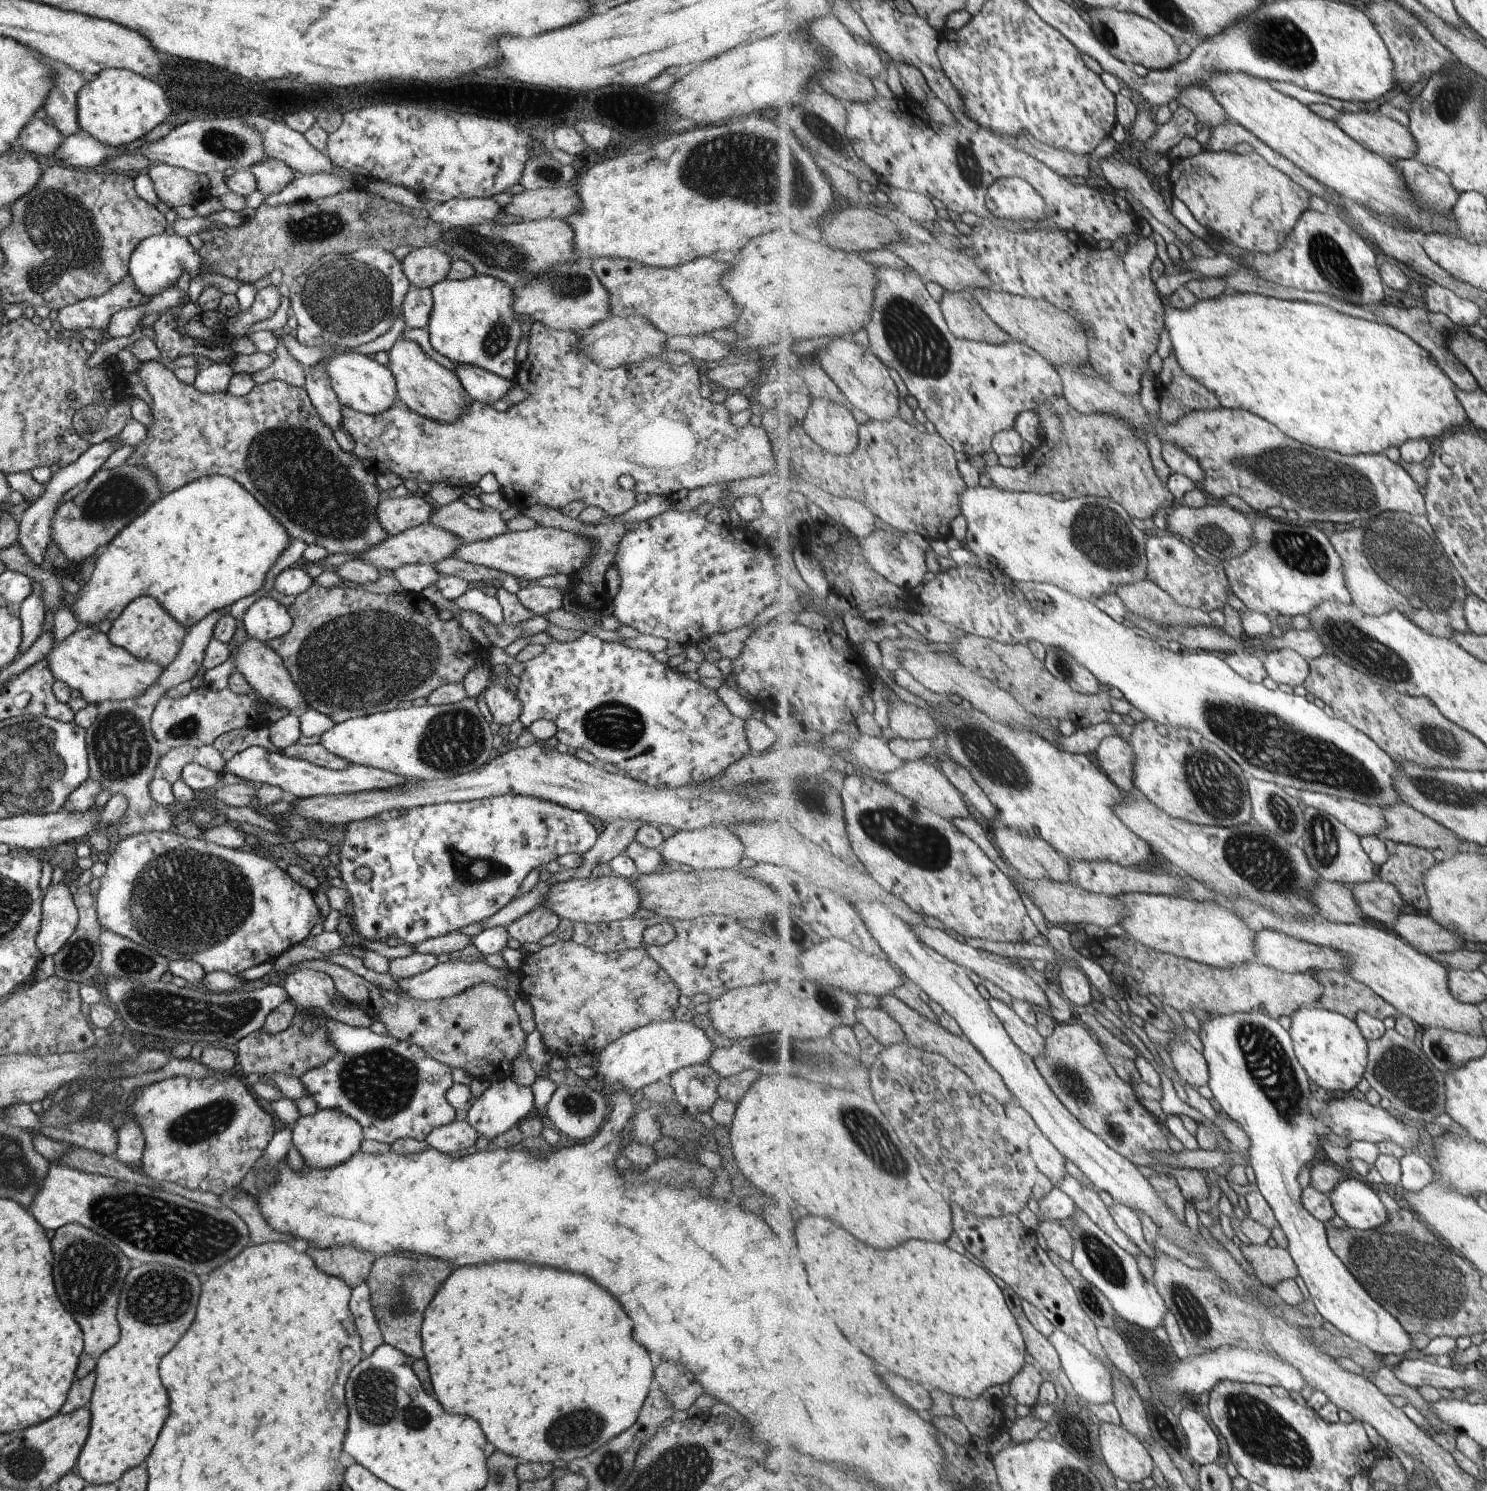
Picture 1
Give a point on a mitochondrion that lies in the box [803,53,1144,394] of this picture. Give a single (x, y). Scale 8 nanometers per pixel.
(914, 340)

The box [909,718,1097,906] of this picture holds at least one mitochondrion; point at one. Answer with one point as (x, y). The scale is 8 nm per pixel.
(987, 753)

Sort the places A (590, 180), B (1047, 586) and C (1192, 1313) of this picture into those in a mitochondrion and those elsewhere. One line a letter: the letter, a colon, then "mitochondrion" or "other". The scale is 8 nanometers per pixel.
A: other
B: other
C: mitochondrion

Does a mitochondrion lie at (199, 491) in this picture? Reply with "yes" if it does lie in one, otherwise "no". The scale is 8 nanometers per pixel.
no

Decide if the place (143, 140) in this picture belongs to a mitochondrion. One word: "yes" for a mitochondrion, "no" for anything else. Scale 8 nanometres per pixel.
no

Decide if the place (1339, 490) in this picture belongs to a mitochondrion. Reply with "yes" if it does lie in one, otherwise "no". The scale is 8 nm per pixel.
yes

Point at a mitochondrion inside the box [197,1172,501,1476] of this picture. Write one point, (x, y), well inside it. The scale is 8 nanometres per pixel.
(379, 1400)

